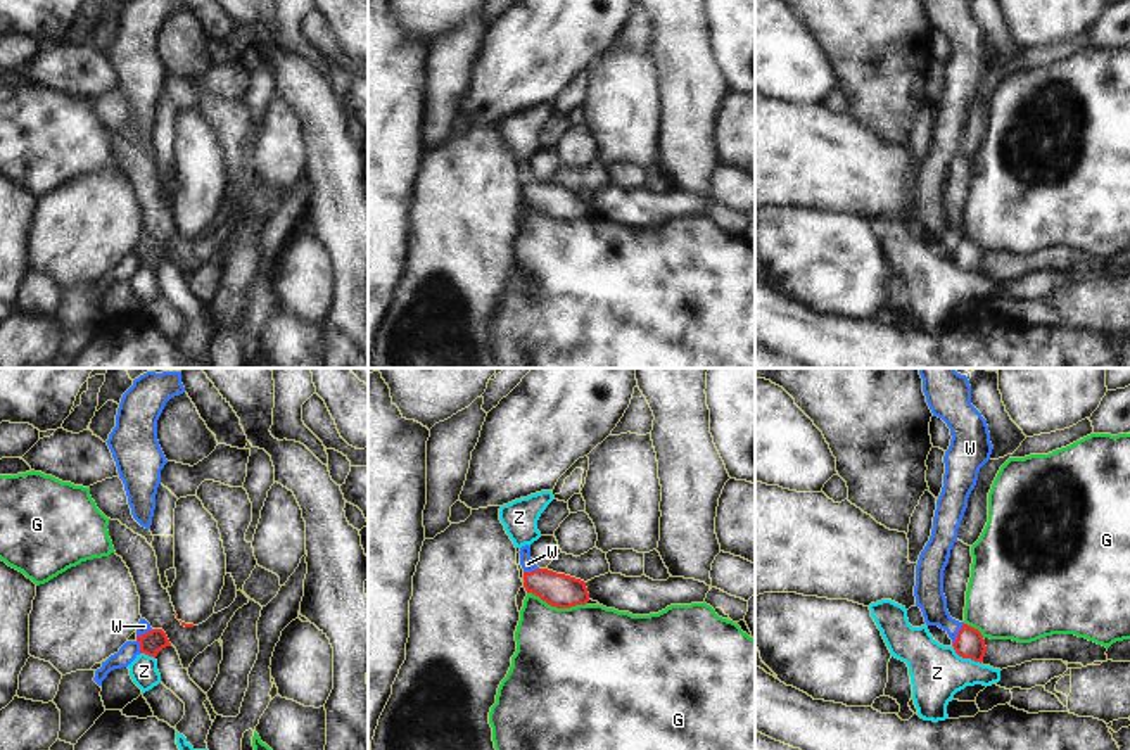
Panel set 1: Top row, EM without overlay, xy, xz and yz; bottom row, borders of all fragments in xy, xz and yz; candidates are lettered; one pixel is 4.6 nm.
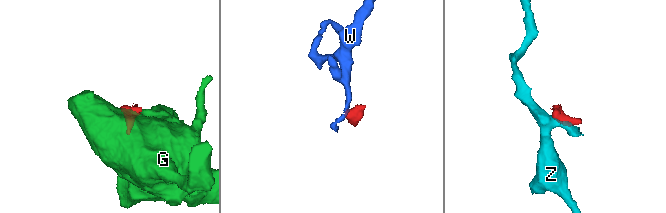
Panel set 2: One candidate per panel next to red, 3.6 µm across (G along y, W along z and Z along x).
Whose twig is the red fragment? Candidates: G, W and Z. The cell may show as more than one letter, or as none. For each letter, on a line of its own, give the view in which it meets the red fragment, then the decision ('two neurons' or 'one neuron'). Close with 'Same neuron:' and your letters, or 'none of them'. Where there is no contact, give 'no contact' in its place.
G: meets red in xz; two neurons
W: meets red in yz; two neurons
Z: meets red in yz; two neurons
Same neuron: none of them

